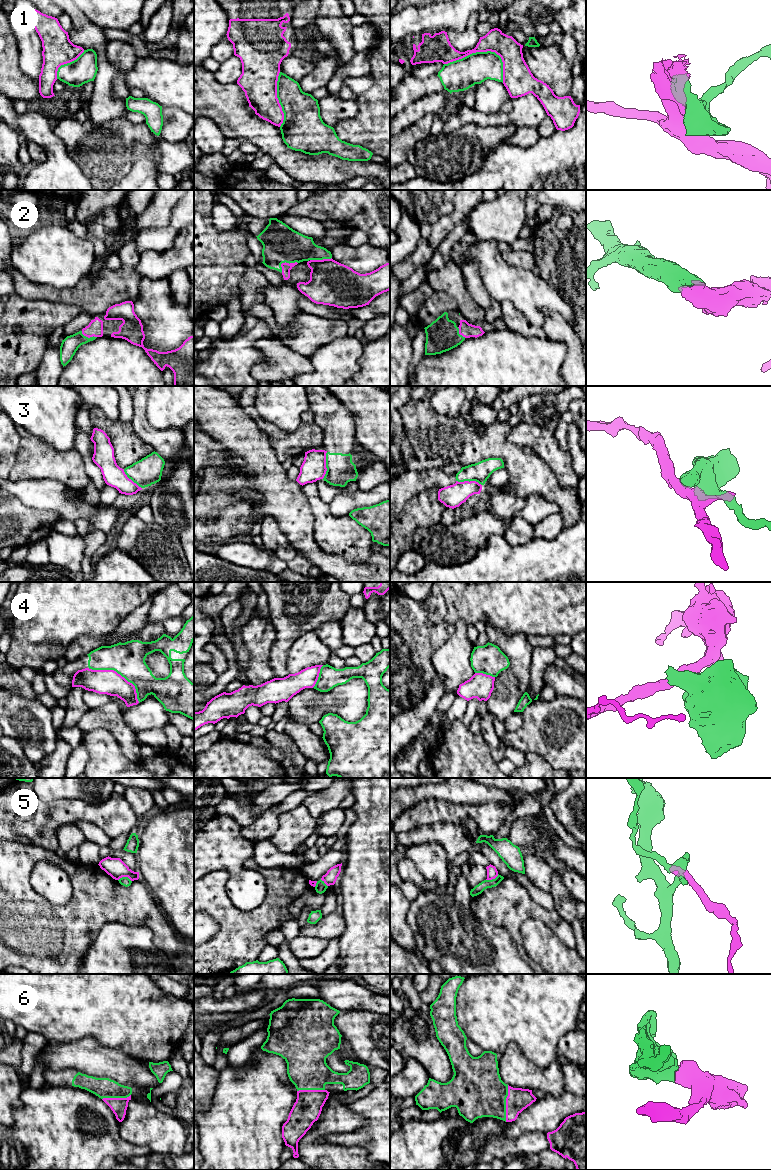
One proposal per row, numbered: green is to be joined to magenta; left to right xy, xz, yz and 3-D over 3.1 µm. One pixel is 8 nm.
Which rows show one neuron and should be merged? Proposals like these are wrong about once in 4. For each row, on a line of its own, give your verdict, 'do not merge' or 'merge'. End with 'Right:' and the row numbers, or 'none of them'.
1: do not merge
2: merge
3: do not merge
4: do not merge
5: do not merge
6: merge
Right: 2, 6

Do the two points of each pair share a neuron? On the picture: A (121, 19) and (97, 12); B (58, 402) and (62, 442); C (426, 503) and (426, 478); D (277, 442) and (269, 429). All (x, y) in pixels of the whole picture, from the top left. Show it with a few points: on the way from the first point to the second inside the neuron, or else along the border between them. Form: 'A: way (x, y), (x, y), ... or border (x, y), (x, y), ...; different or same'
A: way (115, 13), (103, 12); same
B: way (58, 412), (59, 432); same
C: border (438, 489), (424, 490), (412, 499); different
D: way (277, 439), (272, 432); same

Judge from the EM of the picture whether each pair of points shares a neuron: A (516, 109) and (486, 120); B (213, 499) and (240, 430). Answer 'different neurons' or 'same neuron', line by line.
A: same neuron
B: same neuron

